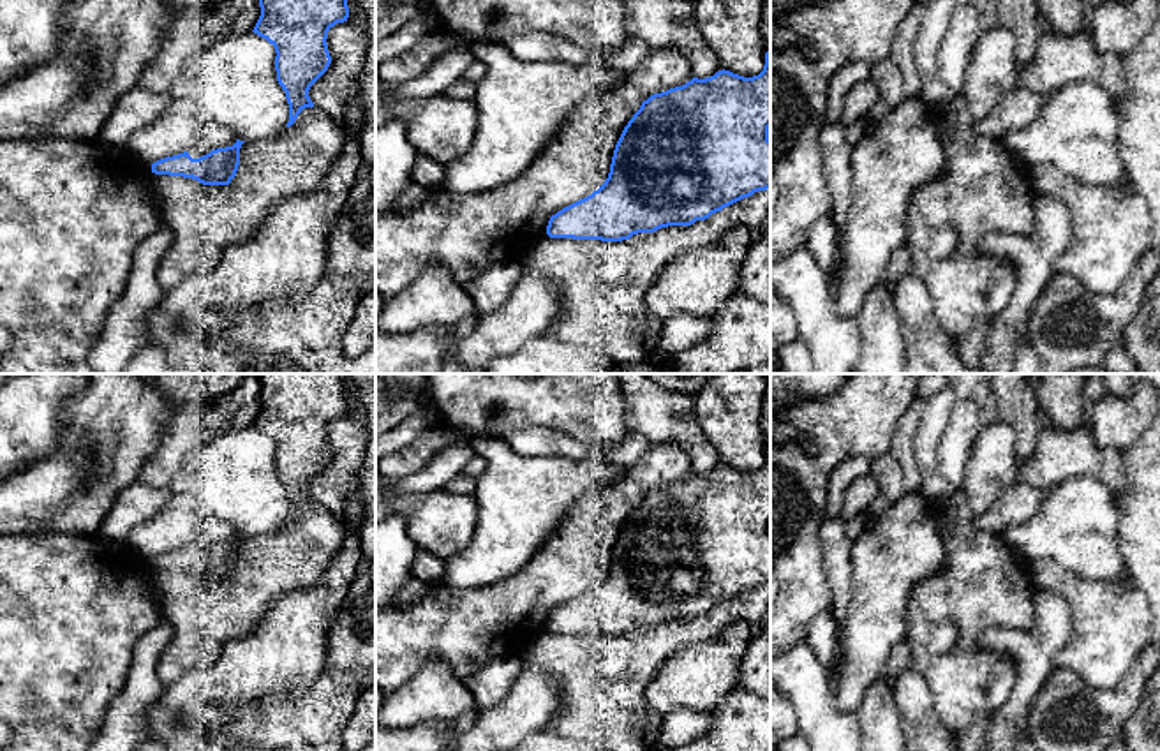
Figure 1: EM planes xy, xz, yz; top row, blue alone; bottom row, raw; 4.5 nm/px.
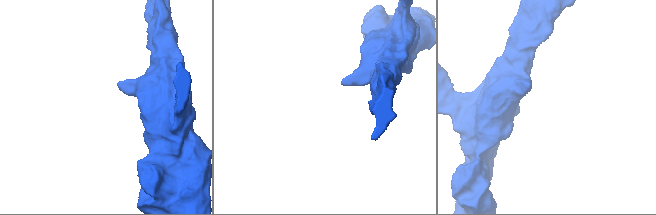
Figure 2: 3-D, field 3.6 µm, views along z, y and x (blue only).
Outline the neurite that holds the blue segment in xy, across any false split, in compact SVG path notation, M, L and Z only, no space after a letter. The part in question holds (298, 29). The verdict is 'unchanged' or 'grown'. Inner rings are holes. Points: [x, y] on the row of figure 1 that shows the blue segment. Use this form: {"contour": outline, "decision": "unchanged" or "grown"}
{"contour": "M259 0L259 7L252 32L275 48L291 127L305 108L314 108L309 90L331 63L326 39L331 26L347 21L347 0Z", "decision": "unchanged"}

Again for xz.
{"contour": "M770 51L758 76L719 71L651 95L624 127L605 183L550 217L550 238L622 242L668 226L691 226L770 189Z", "decision": "unchanged"}

